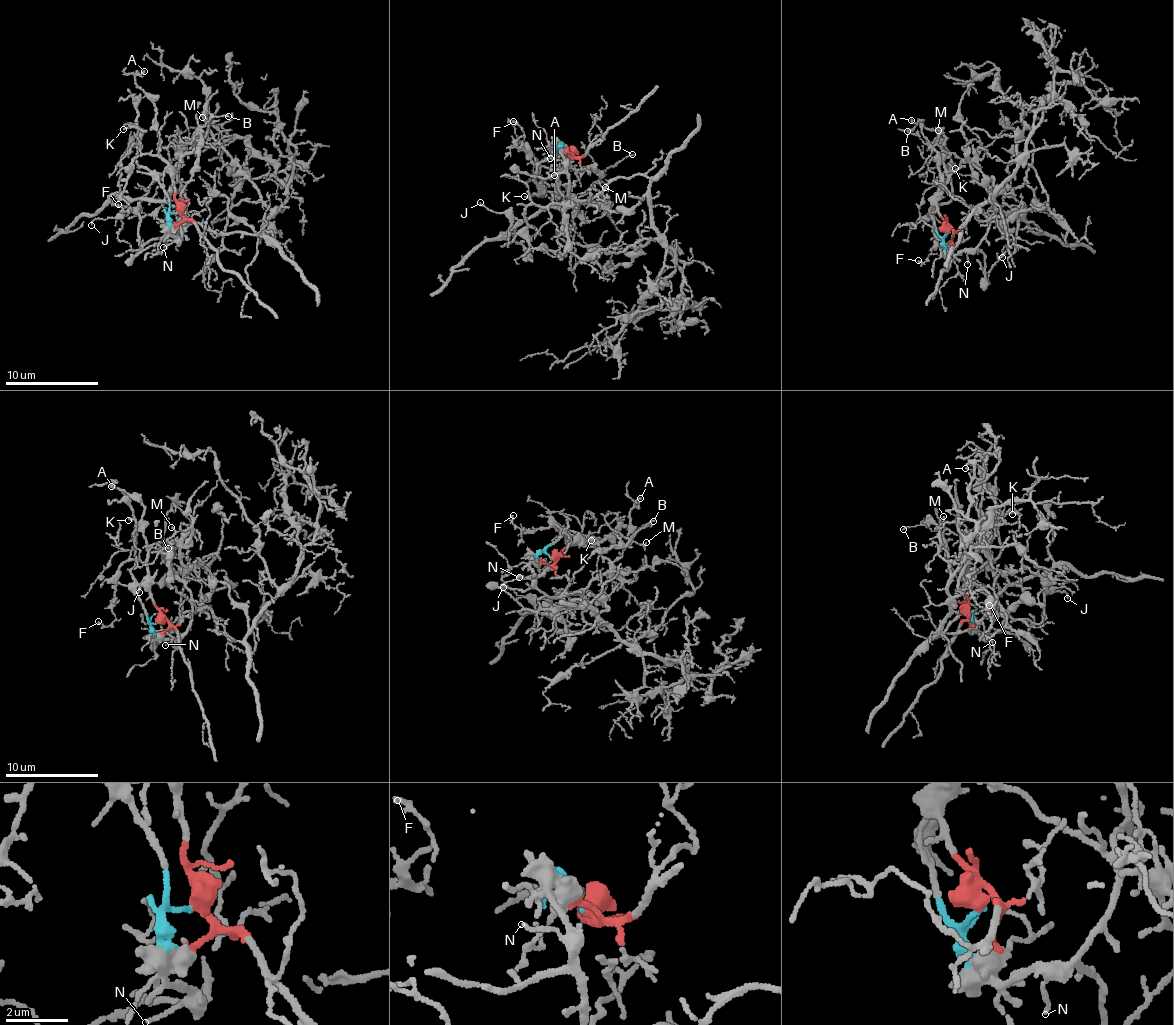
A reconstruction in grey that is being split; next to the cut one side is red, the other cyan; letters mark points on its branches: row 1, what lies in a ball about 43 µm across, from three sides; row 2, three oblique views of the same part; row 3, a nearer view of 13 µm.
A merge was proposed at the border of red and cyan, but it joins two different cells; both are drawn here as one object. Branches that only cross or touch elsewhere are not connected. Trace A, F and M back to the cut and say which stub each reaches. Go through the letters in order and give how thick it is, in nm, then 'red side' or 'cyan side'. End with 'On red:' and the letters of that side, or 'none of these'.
A: calibre 140 nm; red side
F: calibre 130 nm; red side
M: calibre 150 nm; red side
On red: A, F, M

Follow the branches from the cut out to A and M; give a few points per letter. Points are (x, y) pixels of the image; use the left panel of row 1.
A: (177, 211), (171, 164), (158, 154), (155, 107), (135, 82), (134, 74), (145, 71)
M: (177, 211), (171, 164), (158, 154), (159, 148), (183, 144), (191, 139), (204, 124), (202, 116)

